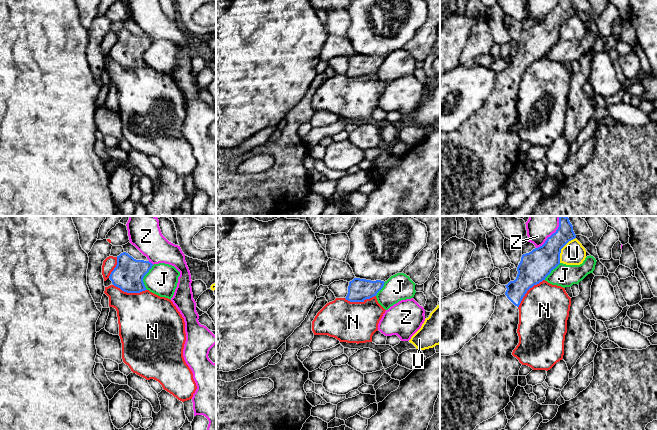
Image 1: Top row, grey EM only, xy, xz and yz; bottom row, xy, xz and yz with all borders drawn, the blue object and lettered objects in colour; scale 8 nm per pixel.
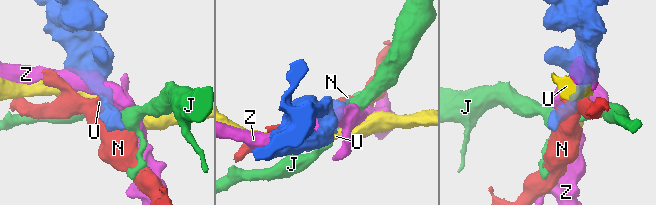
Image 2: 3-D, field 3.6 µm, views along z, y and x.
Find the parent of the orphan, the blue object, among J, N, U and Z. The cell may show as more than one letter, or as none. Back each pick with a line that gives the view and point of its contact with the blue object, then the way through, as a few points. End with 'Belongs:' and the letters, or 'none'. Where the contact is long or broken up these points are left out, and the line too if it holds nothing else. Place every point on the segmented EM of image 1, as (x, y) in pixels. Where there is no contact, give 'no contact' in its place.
Belongs: none

